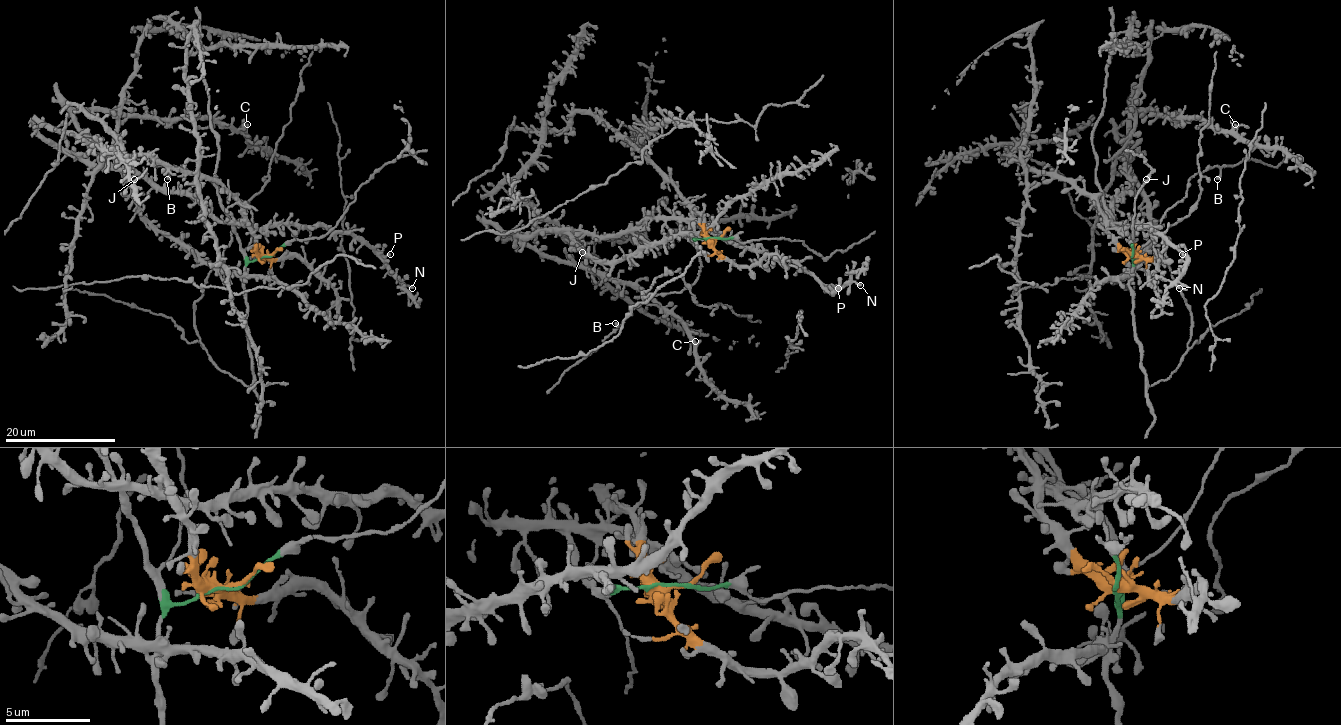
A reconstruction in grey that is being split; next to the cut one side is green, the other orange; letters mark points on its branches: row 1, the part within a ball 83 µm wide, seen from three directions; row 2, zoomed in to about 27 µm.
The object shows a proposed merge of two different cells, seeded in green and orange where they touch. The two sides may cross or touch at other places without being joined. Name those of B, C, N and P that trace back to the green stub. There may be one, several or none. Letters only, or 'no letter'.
B

